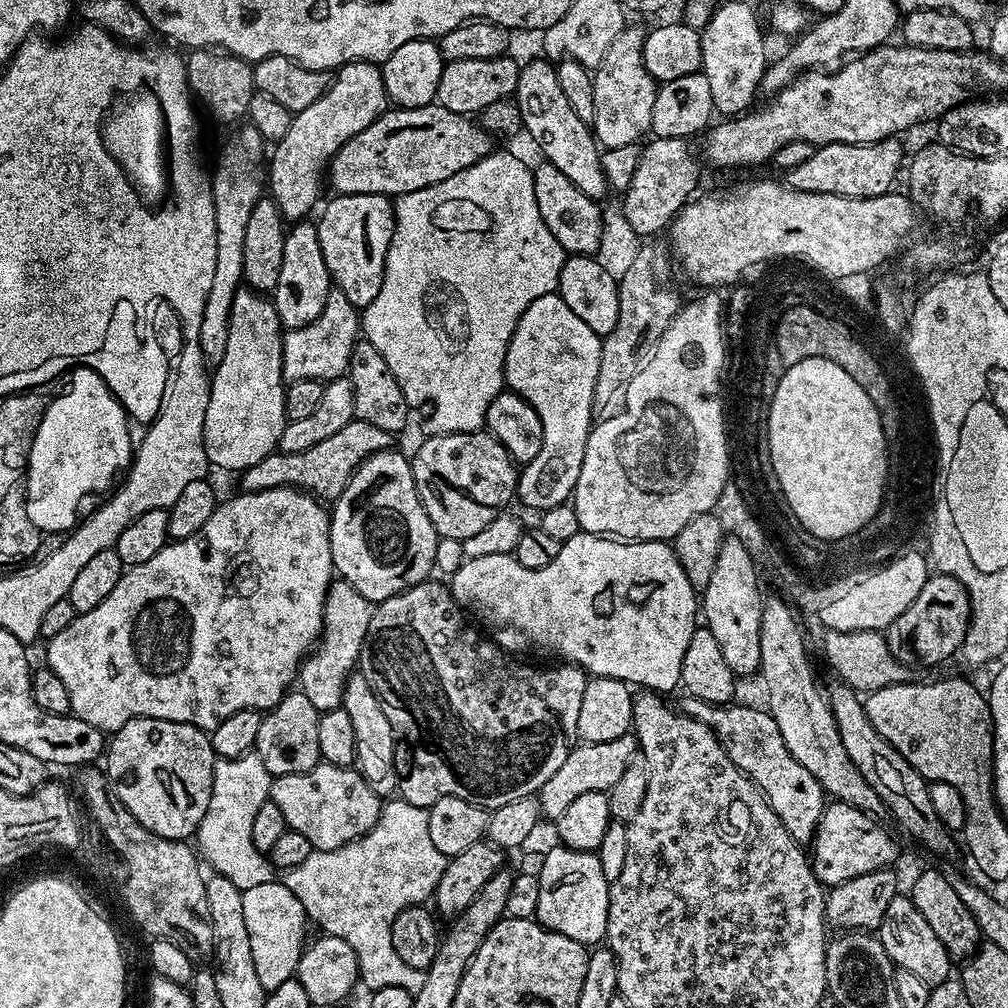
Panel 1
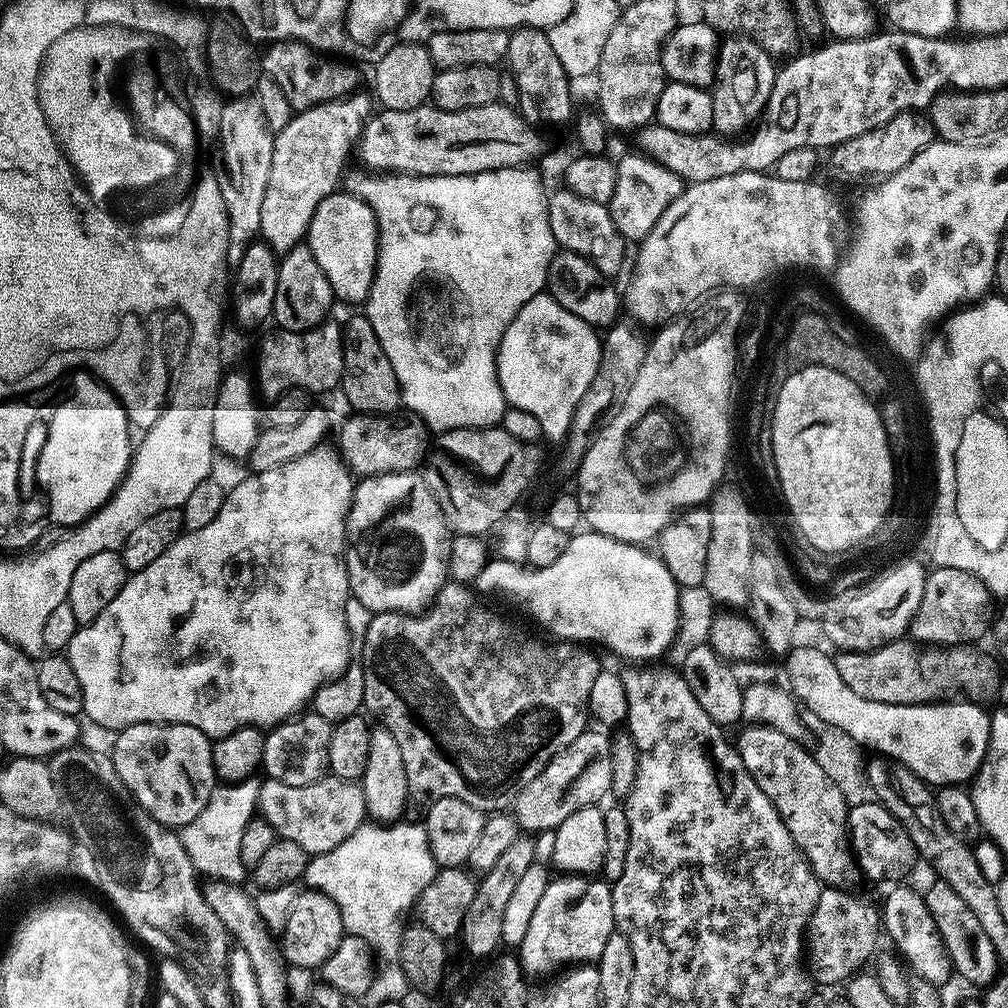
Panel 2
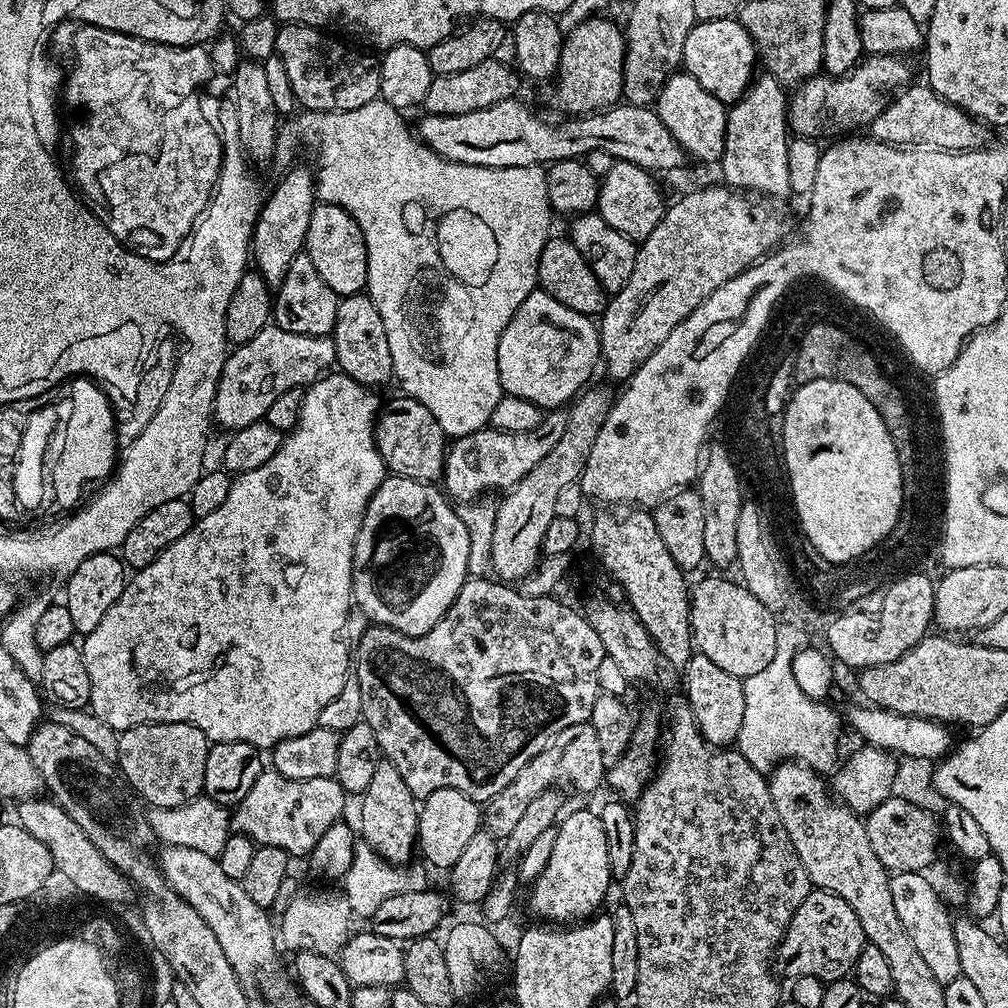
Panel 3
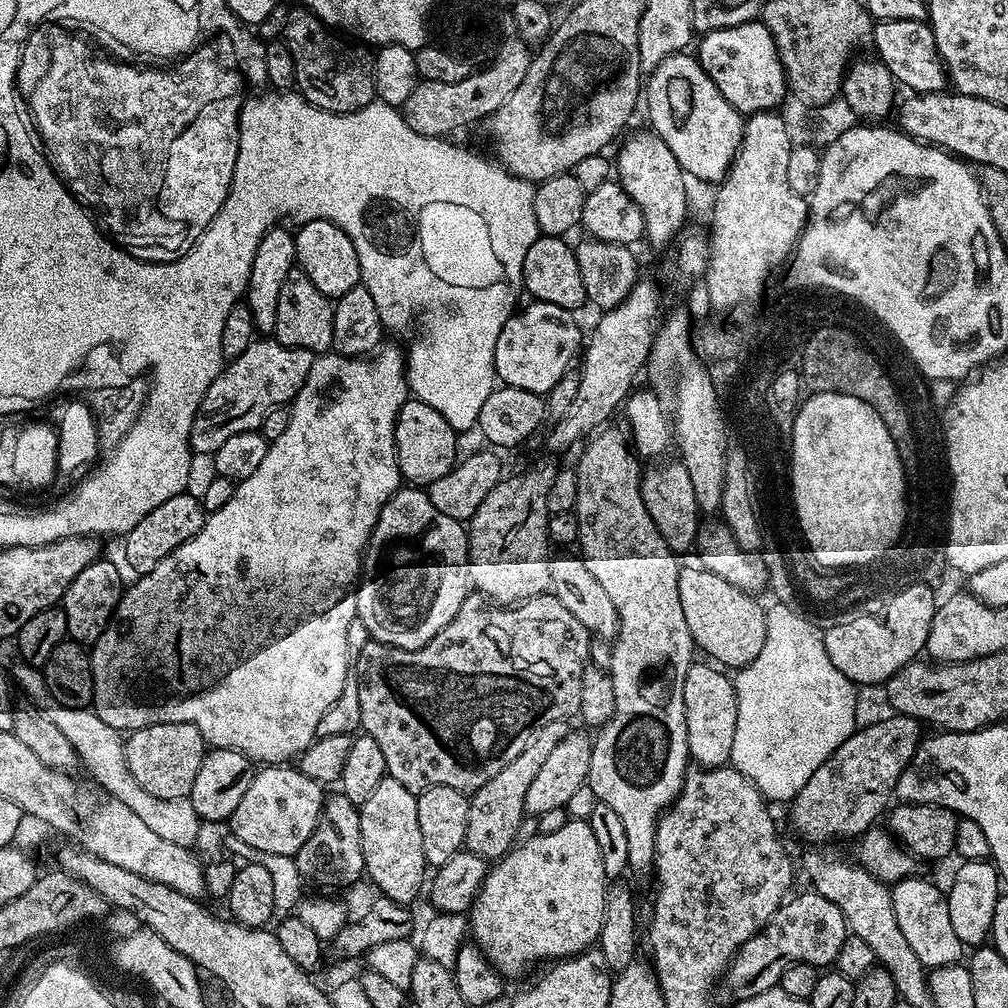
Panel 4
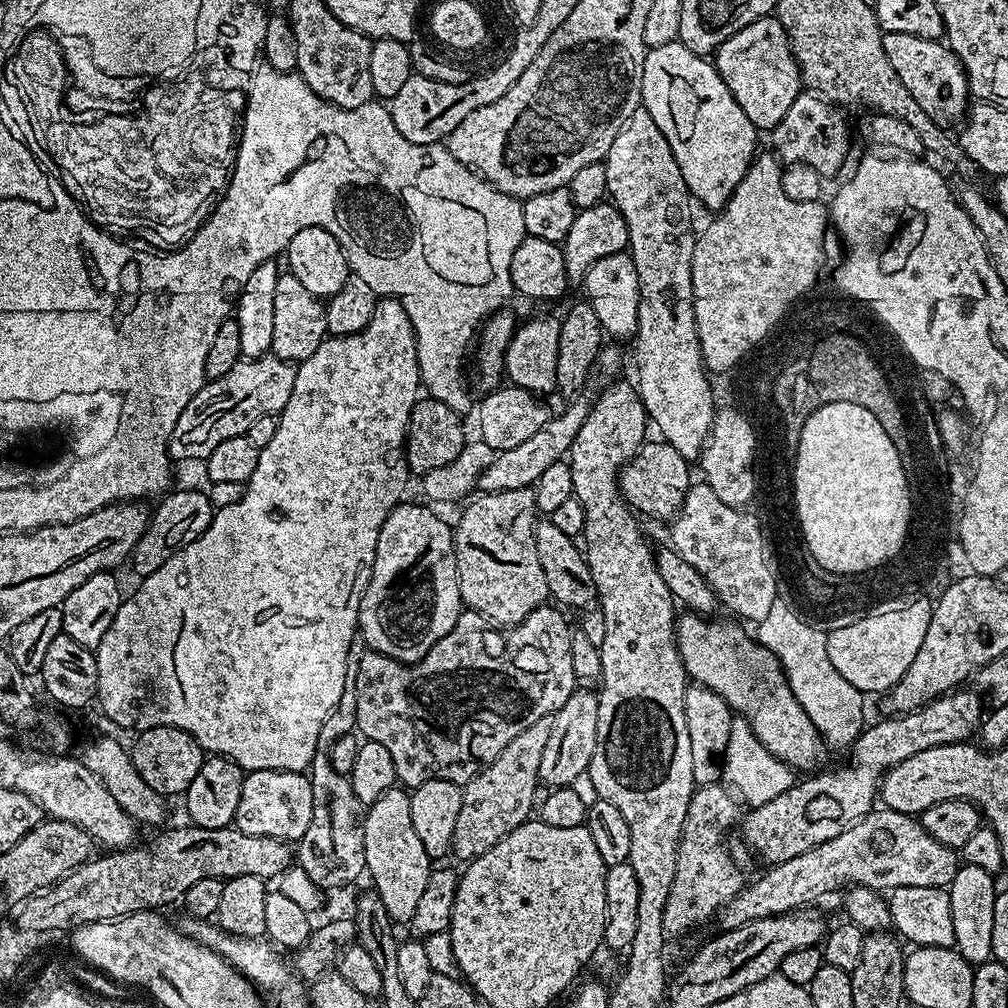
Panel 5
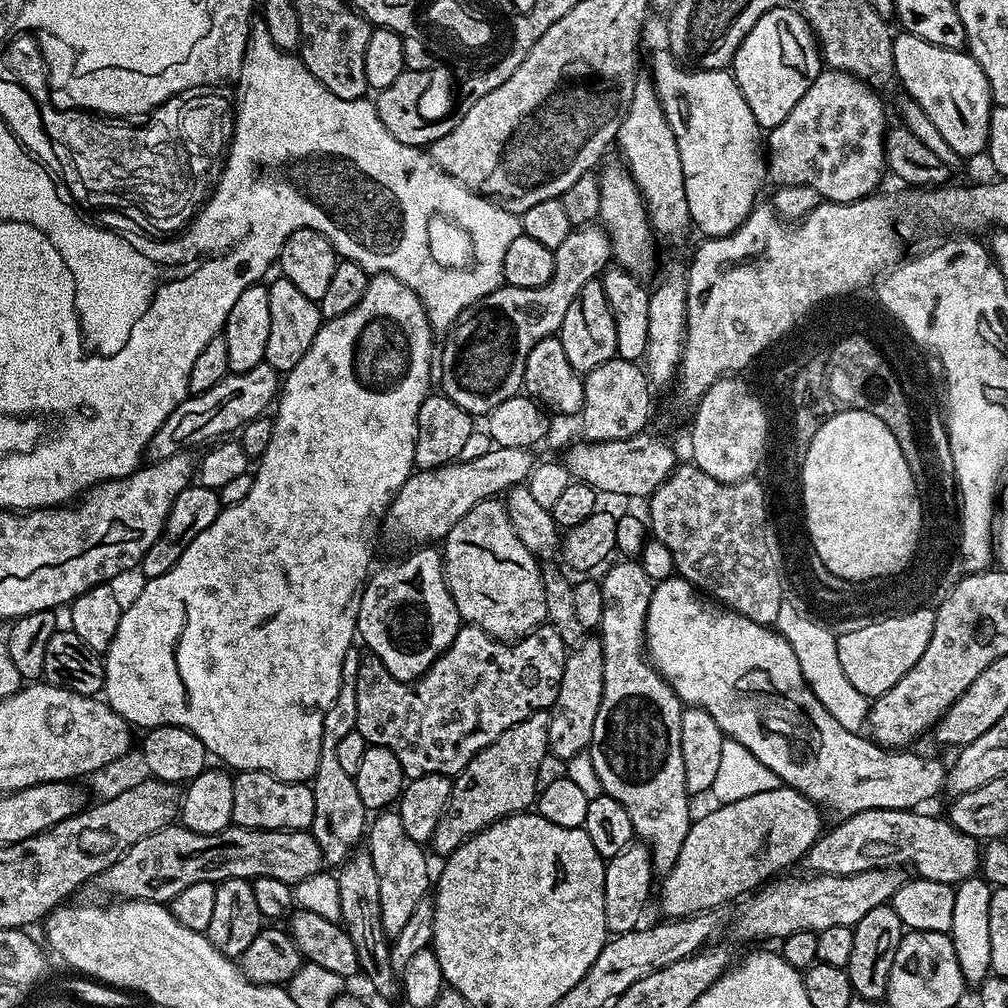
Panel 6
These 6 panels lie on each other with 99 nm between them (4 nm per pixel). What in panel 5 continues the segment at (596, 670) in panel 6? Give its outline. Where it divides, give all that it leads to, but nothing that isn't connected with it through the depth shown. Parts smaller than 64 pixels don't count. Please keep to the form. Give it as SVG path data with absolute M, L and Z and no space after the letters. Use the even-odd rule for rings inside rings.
M577 688L565 705L552 717L549 741L542 752L539 778L551 788L569 787L573 780L585 775L597 746L599 695L588 688Z

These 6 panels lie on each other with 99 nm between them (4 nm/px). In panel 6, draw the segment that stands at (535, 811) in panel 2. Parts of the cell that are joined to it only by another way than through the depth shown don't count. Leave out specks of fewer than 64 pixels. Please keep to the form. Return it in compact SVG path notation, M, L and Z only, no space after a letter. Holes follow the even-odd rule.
M547 711L530 714L522 722L510 726L490 746L486 746L463 770L457 772L452 781L452 793L450 802L438 822L438 830L434 830L430 841L430 848L440 855L440 858L447 856L458 846L462 846L471 836L476 836L483 828L488 828L495 820L505 820L508 816L515 816L518 812L527 812L537 803L537 792L535 783L537 781L538 768L542 765L544 756L549 755L548 735L550 734L551 718Z

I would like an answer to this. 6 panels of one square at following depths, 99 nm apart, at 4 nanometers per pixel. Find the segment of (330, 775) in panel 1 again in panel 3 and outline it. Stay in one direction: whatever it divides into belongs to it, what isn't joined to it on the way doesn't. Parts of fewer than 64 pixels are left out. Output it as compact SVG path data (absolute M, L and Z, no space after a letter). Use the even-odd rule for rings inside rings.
M265 770L254 786L250 786L246 798L234 805L230 828L233 833L249 836L253 844L261 848L274 846L287 852L289 857L304 858L314 850L322 834L344 816L344 800L346 794L342 786L331 776L295 780L275 770Z

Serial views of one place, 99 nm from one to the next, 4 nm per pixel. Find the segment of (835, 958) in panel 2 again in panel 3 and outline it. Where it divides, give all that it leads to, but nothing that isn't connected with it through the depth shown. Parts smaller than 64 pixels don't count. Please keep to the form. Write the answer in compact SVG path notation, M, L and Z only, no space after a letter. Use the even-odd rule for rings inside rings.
M813 890L802 906L794 910L794 918L790 918L790 926L776 949L774 968L781 977L813 976L825 982L843 980L851 973L865 943L862 922L858 922L858 914L850 910L847 902L833 892Z

